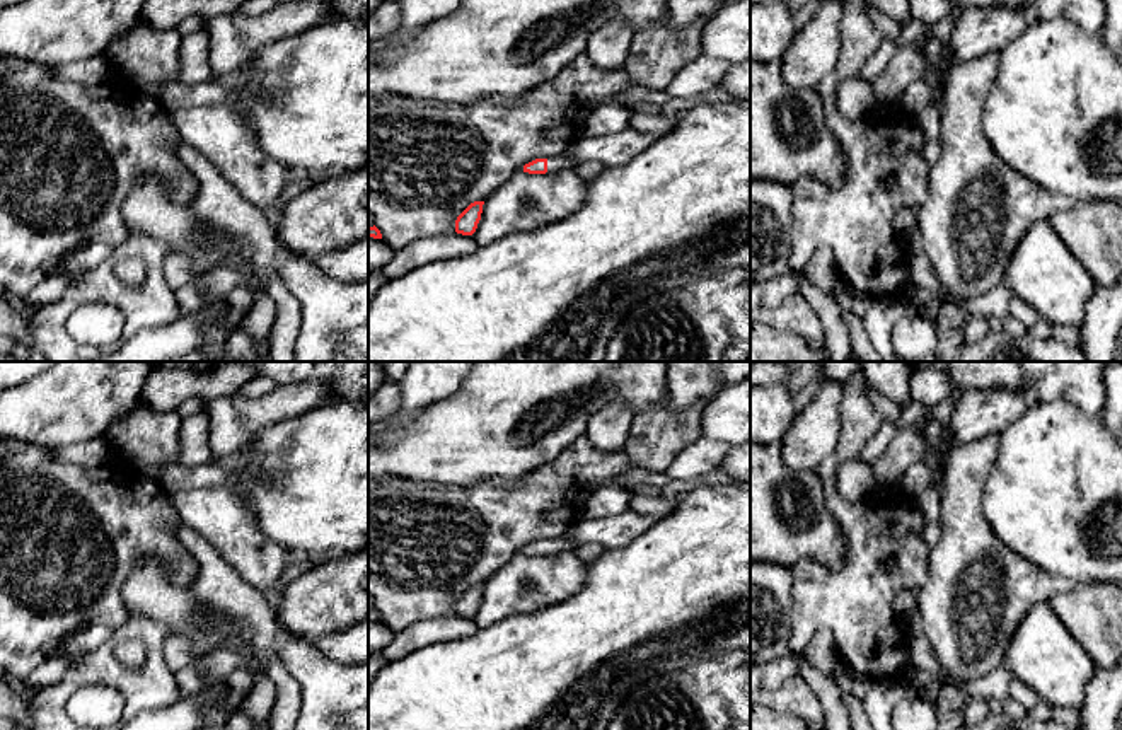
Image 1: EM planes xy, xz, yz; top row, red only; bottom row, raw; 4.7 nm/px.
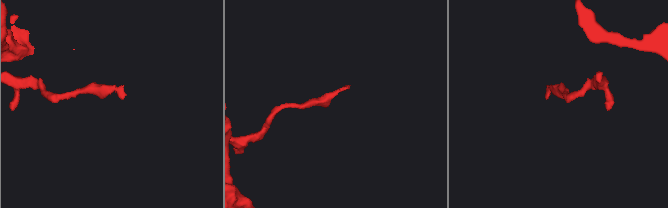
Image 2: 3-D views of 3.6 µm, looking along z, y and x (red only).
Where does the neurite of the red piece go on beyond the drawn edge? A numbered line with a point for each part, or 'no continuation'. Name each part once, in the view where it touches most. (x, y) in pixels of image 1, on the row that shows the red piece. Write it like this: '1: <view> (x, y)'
1: xz (563, 161)

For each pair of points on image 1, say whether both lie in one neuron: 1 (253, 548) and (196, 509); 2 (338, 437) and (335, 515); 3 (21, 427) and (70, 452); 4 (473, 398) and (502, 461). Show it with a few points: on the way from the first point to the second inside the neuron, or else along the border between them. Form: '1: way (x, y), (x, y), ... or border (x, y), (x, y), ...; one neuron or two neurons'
1: way (239, 538), (210, 510); one neuron
2: way (338, 456), (335, 497); one neuron
3: border (98, 437), (63, 444), (55, 449); two neurons
4: way (488, 413), (500, 425), (502, 446); one neuron

